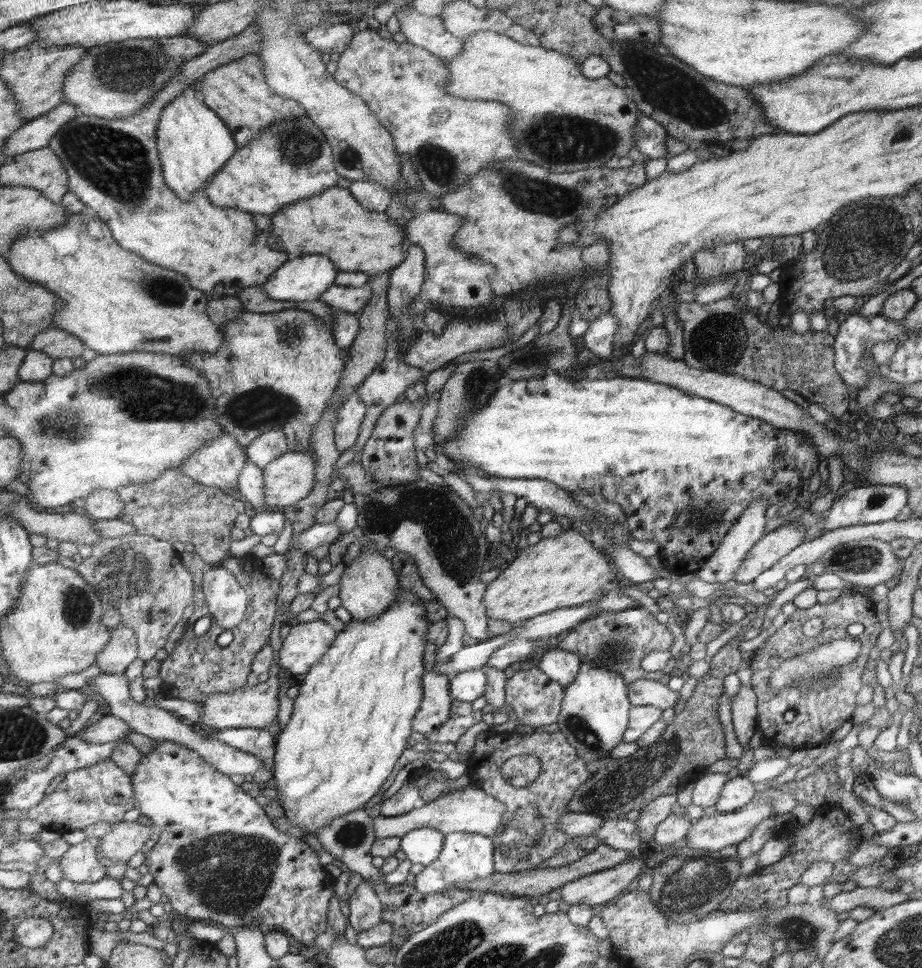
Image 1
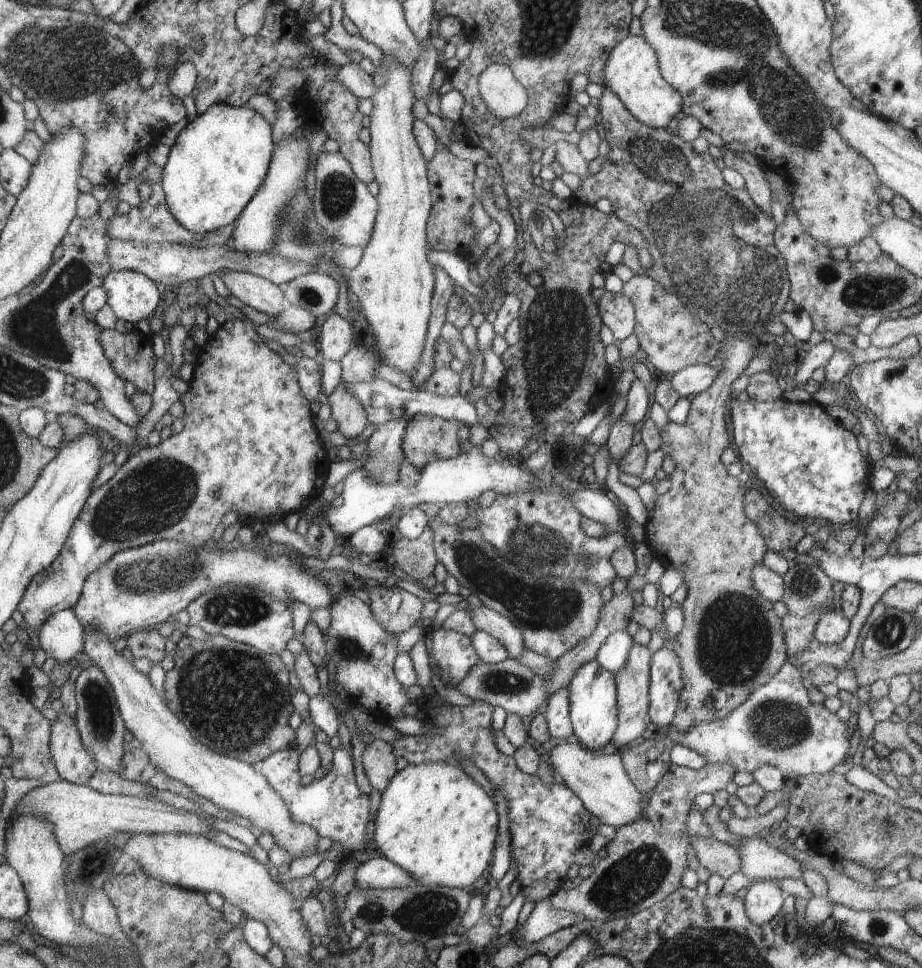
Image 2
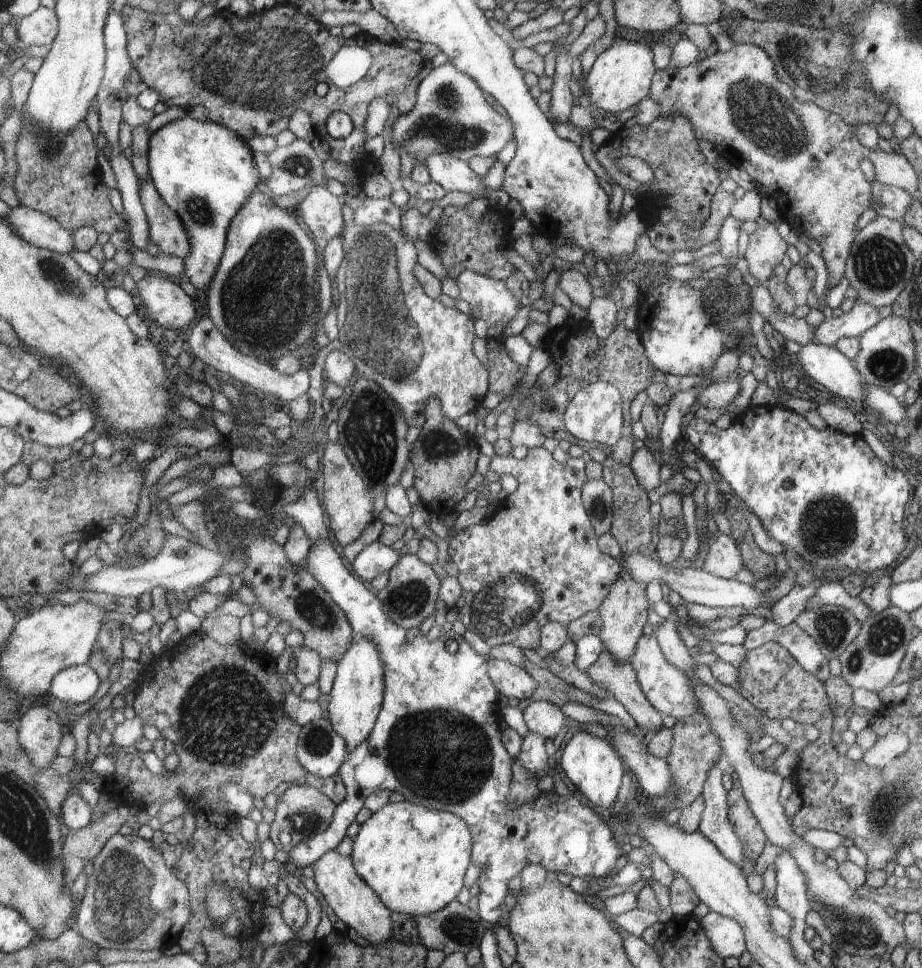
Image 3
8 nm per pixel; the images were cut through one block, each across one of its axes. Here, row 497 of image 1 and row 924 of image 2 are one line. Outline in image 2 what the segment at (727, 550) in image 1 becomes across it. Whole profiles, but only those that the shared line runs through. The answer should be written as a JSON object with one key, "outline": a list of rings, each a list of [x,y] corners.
{"outline":[[[780,879],[756,881],[744,896],[747,913],[759,925],[771,922],[782,911],[788,894],[780,889],[779,881]]]}

